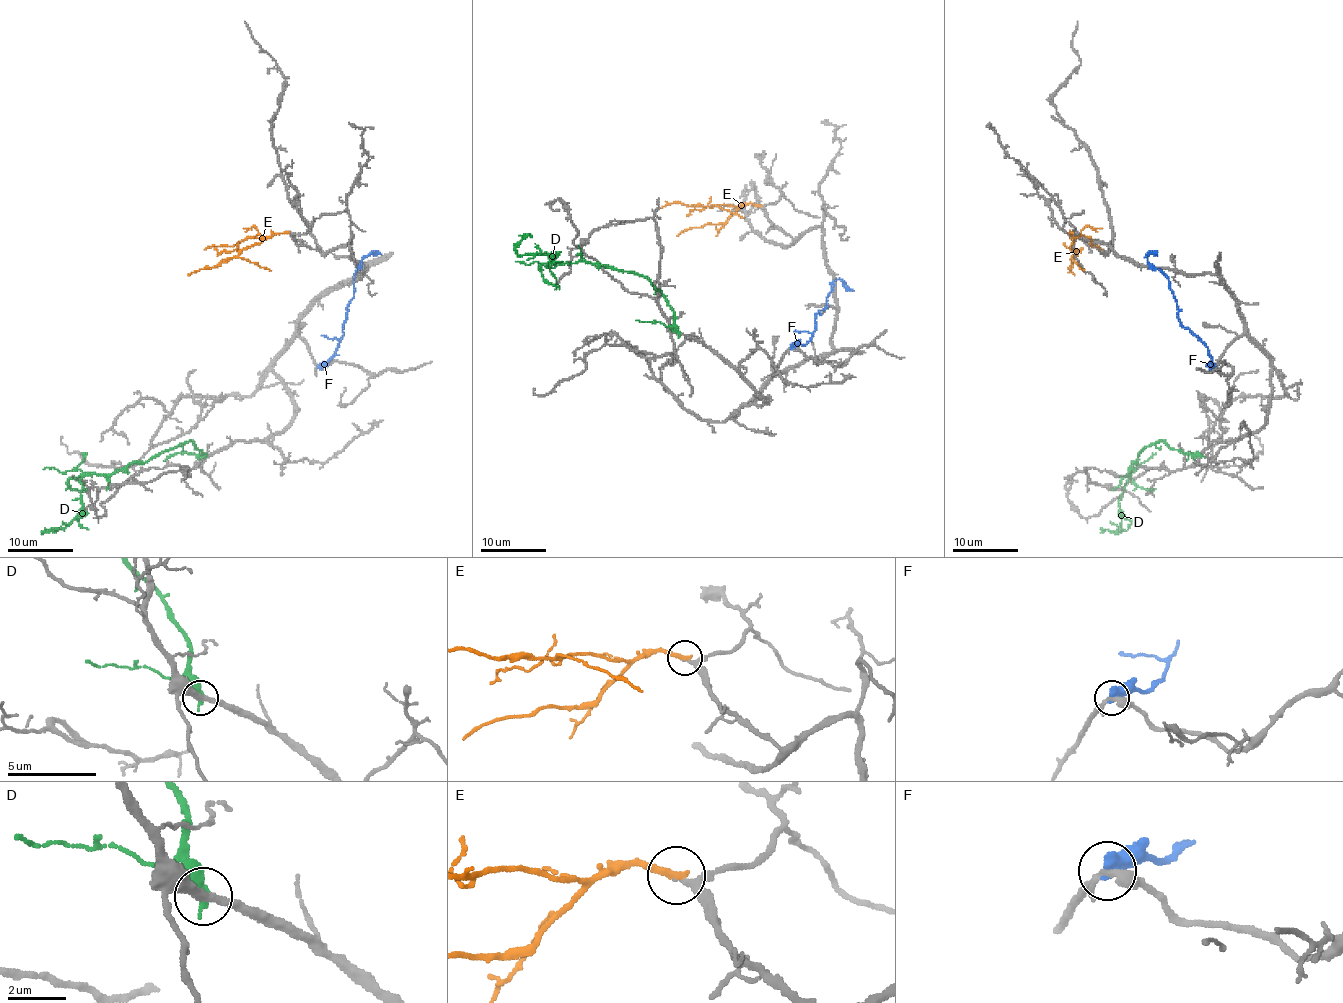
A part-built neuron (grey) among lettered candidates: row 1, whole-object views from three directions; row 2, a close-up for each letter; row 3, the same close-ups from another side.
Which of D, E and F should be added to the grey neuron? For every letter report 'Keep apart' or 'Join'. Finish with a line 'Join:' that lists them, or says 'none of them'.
D: Keep apart
E: Keep apart
F: Keep apart
Join: none of them

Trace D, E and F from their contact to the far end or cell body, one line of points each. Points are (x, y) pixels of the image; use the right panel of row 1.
D: (1199, 456), (1180, 453), (1162, 441), (1146, 446), (1133, 462), (1118, 501), (1121, 529), (1100, 527), (1103, 529)
E: (1072, 231), (1069, 233), (1072, 236), (1069, 270), (1074, 275)
F: (1214, 366), (1204, 345), (1181, 324), (1170, 282), (1146, 257), (1157, 254)

